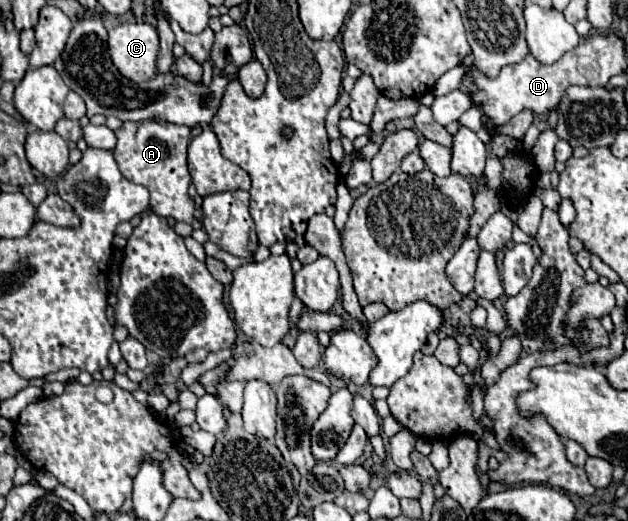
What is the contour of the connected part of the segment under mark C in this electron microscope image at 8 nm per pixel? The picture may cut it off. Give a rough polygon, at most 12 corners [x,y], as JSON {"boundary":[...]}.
{"boundary":[[151,24],[109,30],[117,70],[147,82],[157,74],[159,36]]}

